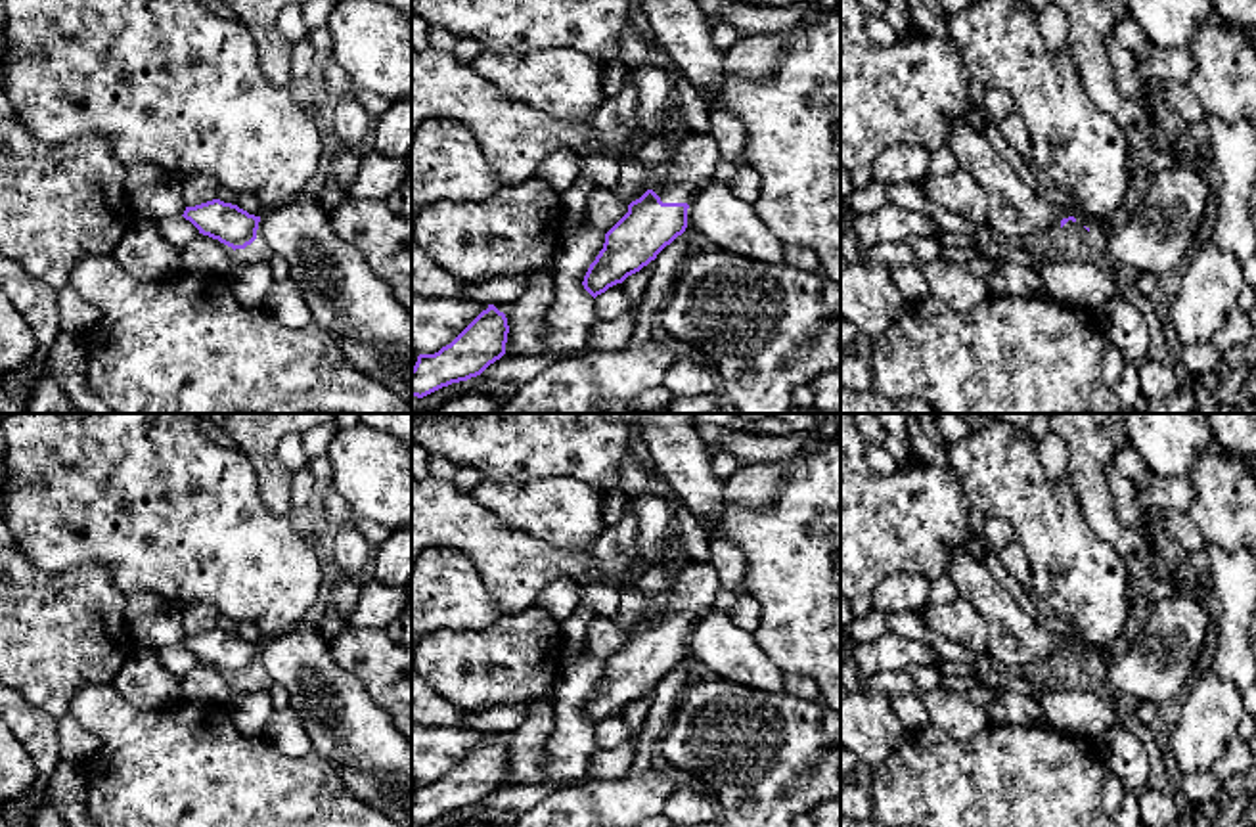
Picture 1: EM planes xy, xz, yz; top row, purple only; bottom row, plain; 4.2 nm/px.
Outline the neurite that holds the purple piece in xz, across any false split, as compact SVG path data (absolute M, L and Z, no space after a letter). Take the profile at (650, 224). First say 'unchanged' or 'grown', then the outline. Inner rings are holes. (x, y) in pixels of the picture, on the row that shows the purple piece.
grown; M710 134L676 138L655 184L605 234L603 249L582 281L594 299L639 272L685 232L689 203L699 186L712 180L718 163L720 149Z

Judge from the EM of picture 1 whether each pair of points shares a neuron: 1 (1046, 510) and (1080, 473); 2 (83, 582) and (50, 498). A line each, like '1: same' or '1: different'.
1: different
2: different

